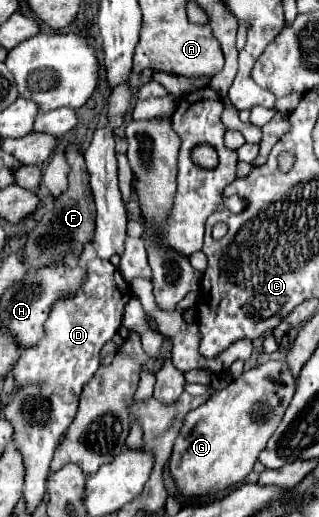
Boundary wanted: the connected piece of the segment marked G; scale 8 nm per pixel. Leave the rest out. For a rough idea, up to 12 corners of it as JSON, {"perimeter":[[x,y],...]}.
{"perimeter":[[286,362],[242,372],[176,438],[178,495],[246,480],[282,422]]}

